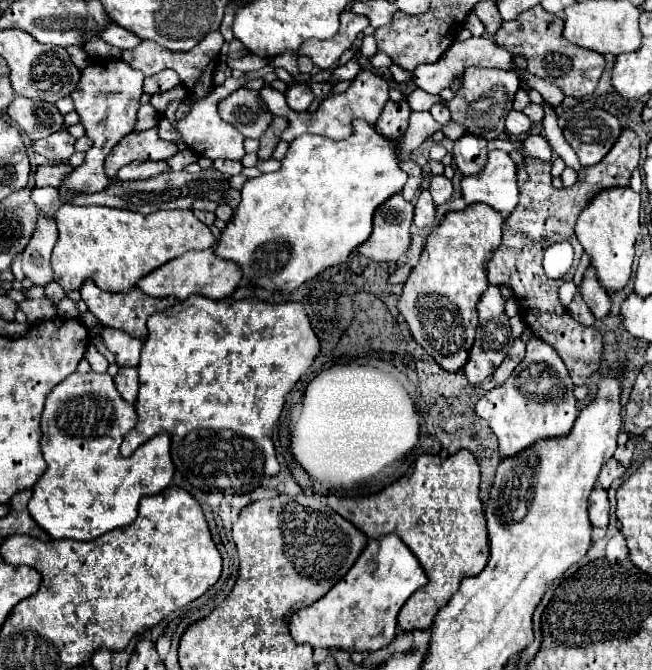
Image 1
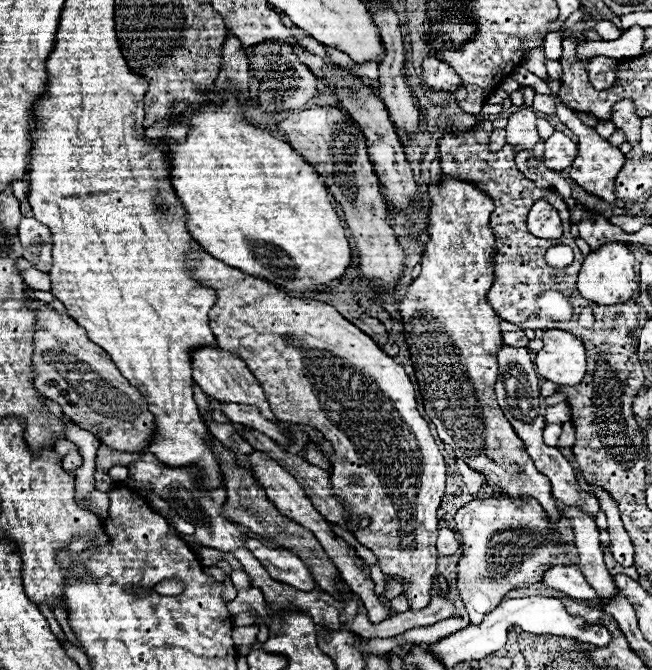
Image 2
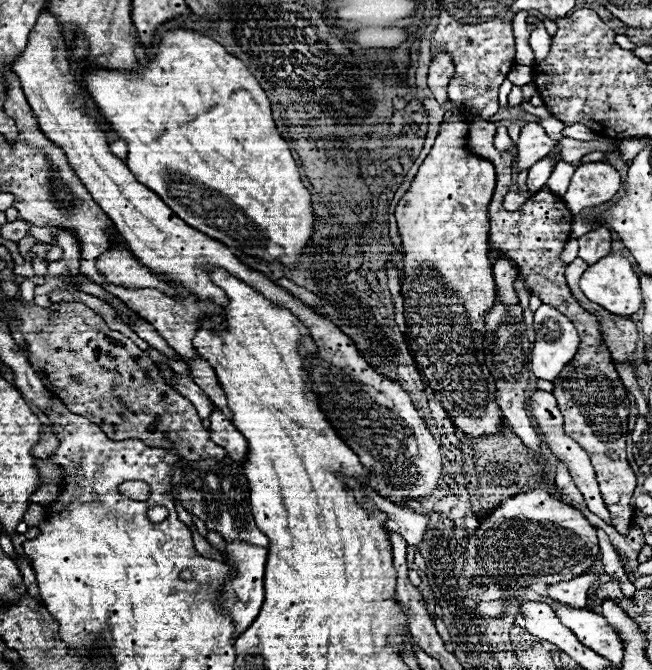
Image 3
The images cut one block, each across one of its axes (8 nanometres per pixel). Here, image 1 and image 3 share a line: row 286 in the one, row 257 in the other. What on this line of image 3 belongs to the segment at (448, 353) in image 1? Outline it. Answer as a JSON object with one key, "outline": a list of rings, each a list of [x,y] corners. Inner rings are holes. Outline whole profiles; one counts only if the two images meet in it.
{"outline":[[[456,108],[450,120],[442,124],[436,144],[420,166],[410,190],[400,198],[396,220],[404,252],[404,318],[410,346],[416,352],[416,362],[422,366],[422,372],[448,412],[448,418],[454,418],[454,426],[466,434],[482,436],[498,432],[502,424],[494,378],[484,364],[484,316],[496,298],[492,264],[488,262],[488,204],[496,186],[496,170],[488,160],[480,160],[464,148],[464,136],[468,136],[468,110]]]}

